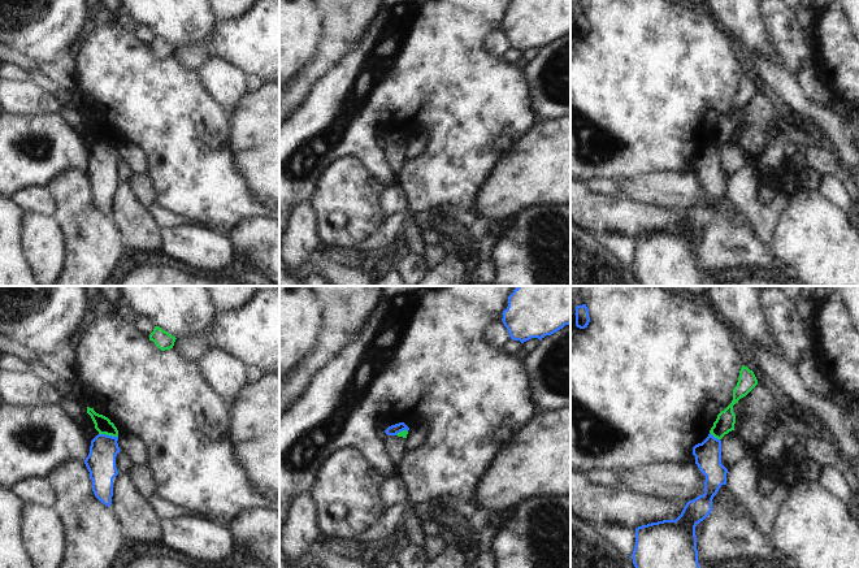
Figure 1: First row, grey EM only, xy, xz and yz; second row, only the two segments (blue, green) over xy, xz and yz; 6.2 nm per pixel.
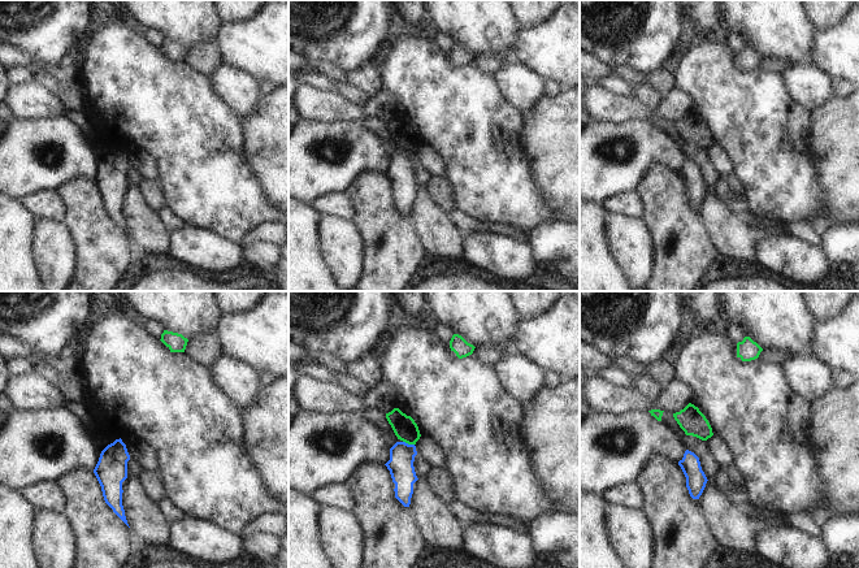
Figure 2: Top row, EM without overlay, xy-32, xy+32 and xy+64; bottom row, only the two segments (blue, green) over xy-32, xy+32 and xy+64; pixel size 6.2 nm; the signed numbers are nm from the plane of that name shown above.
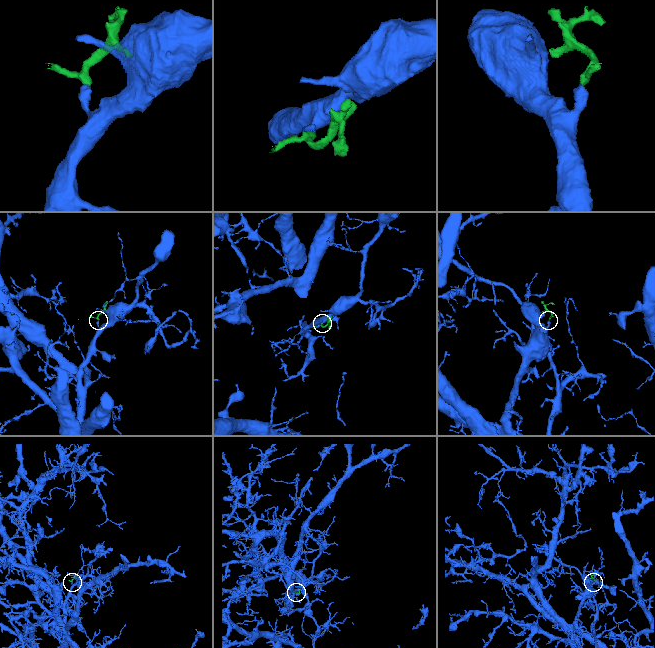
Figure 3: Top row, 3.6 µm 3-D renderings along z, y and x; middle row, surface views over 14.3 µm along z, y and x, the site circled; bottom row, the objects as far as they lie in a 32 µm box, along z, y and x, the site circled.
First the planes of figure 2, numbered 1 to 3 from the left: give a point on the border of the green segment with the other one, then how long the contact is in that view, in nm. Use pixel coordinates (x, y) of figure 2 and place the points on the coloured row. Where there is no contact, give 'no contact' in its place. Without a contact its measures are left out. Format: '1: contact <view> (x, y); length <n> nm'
1: no contact
2: contact xy+32 (407, 443); length 80 nm
3: no contact

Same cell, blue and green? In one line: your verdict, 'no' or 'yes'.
no

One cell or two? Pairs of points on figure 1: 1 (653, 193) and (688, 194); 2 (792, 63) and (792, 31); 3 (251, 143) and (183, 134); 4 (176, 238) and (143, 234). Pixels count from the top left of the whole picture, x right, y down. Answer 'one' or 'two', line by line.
1: one
2: one
3: two
4: two

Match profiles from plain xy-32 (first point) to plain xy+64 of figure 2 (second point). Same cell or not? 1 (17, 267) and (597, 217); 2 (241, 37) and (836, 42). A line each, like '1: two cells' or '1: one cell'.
1: one cell
2: one cell

